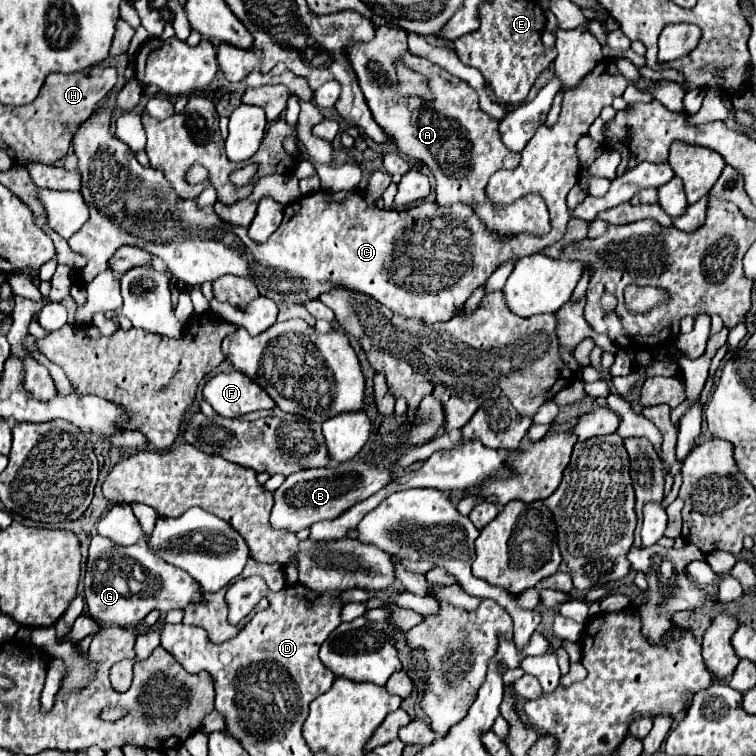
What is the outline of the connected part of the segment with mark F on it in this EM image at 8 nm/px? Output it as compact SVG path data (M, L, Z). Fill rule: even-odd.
M238 370L220 372L204 386L204 398L224 418L236 418L254 410L270 410L276 402L246 374Z

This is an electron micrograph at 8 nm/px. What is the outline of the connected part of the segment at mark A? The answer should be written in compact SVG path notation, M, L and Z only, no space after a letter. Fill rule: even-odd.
M382 24L376 28L378 36L370 44L350 44L346 52L350 52L350 62L354 64L354 72L358 76L364 98L374 114L378 126L390 136L392 144L402 152L416 160L422 160L436 178L436 202L440 206L464 204L472 206L476 216L480 218L490 232L498 232L500 238L532 234L542 236L550 232L550 216L544 200L540 196L524 196L524 200L496 208L486 198L488 178L502 169L515 169L522 156L510 148L506 148L498 134L498 120L488 116L478 106L478 94L470 88L468 82L452 76L440 66L412 56L408 52L408 32L400 26ZM398 62L402 62L412 72L422 74L428 80L428 88L434 98L404 98L398 94ZM528 198L536 198L534 206L528 206Z

